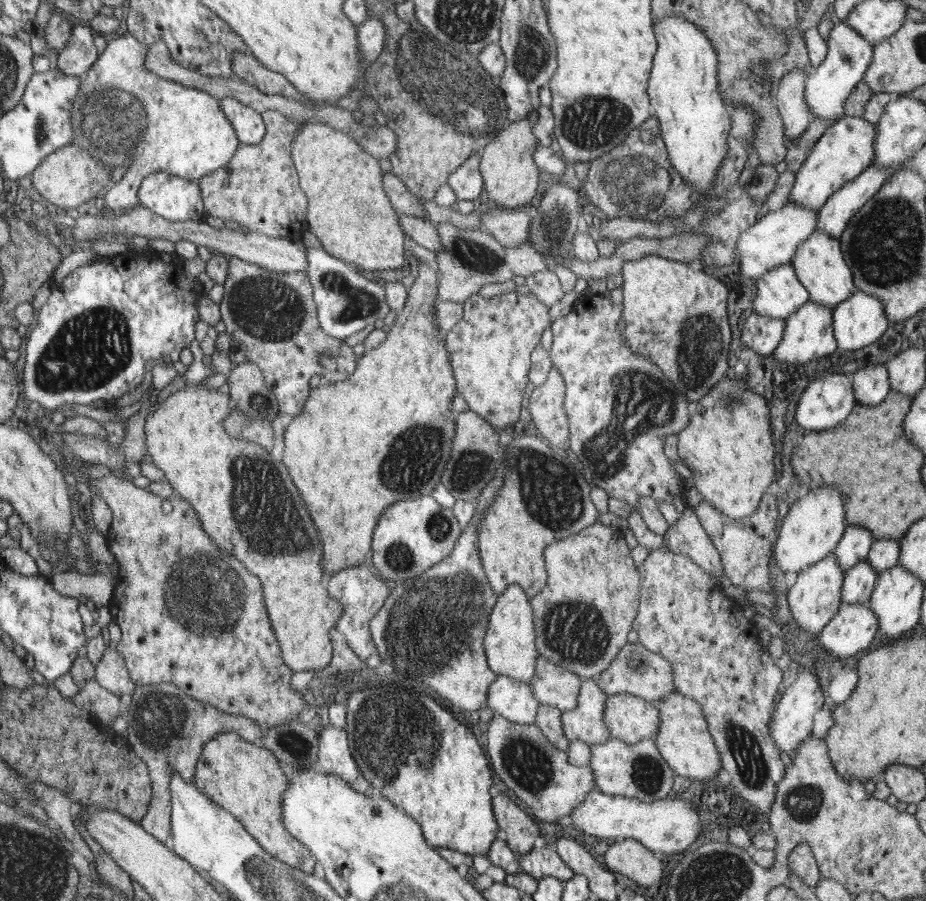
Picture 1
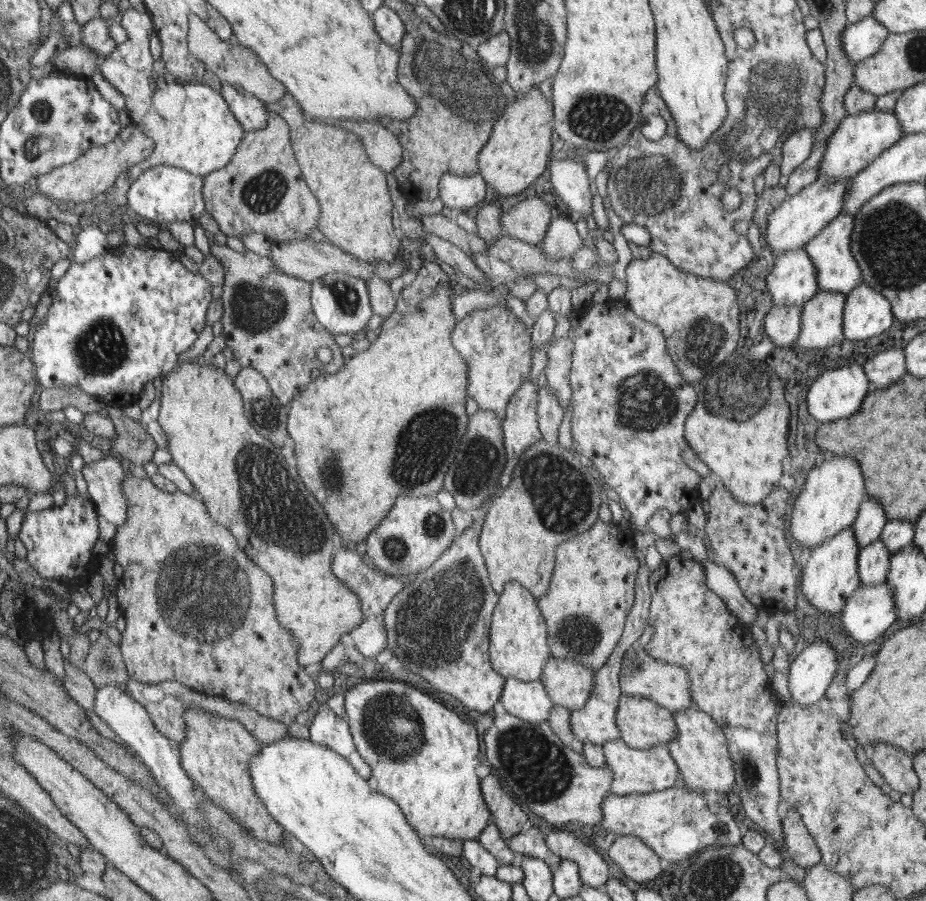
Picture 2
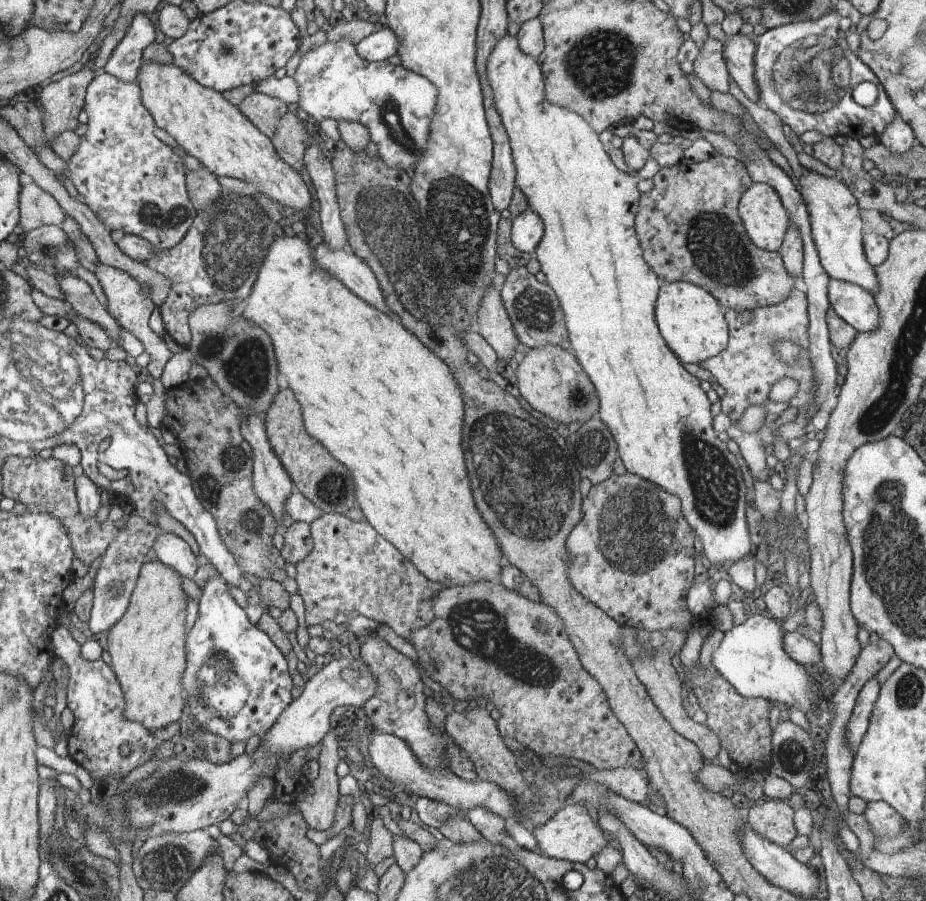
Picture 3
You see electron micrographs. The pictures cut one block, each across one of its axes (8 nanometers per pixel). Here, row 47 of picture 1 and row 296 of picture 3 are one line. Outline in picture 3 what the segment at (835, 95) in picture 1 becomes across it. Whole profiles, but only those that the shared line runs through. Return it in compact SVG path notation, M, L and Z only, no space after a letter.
M830 278L827 295L836 314L857 332L874 332L878 328L880 315L875 298L860 284Z

